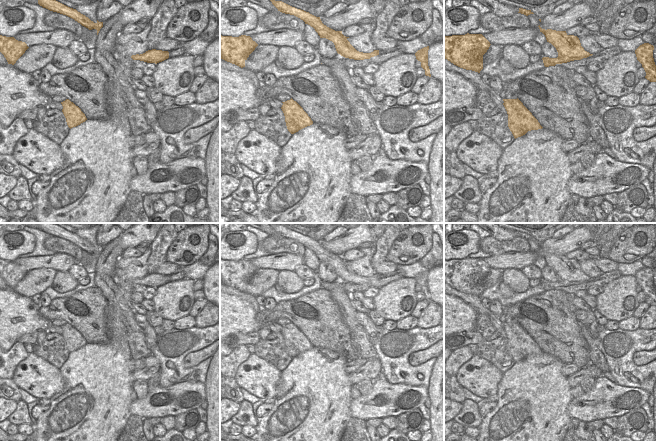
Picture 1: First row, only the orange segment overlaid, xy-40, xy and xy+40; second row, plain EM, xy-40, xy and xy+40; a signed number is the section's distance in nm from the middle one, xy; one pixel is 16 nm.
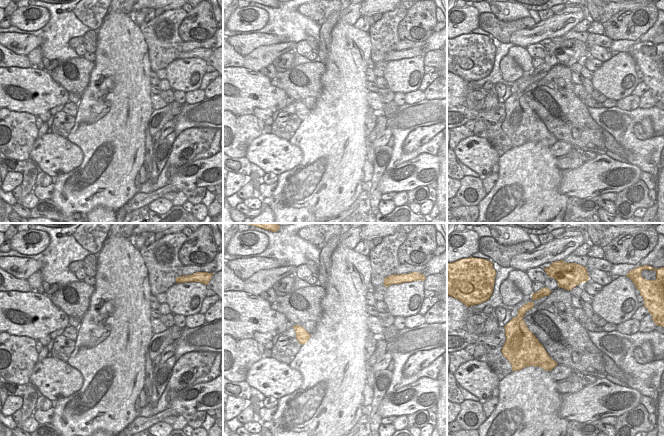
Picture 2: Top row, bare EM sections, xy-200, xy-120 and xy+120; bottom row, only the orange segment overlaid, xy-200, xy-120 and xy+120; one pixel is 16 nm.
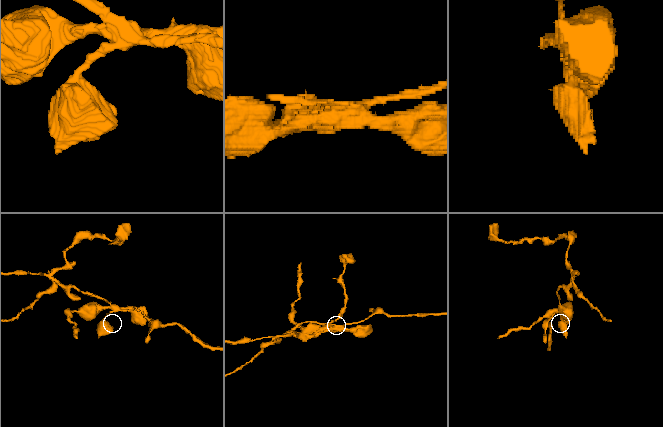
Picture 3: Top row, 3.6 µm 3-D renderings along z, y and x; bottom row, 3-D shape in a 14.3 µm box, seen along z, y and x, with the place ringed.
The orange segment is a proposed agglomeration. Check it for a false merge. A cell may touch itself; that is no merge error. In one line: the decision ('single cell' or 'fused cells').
fused cells

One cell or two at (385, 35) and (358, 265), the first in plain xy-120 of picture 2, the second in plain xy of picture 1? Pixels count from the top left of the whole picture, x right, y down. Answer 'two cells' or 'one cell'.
two cells

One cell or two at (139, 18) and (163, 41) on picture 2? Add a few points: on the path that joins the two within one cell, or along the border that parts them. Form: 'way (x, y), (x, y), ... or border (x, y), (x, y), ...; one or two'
border (144, 21), (138, 25); two

